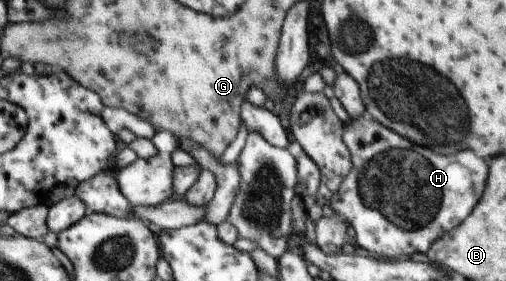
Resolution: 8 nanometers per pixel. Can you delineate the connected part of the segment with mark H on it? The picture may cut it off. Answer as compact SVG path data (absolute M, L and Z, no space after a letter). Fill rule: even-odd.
M366 114L343 123L343 143L351 153L352 170L341 182L338 192L330 199L329 207L352 226L356 235L356 247L383 258L397 260L410 257L414 253L426 254L436 239L459 227L482 201L486 193L490 165L488 160L473 150L438 155L426 147L410 143L408 139L400 137L398 133L390 131Z

